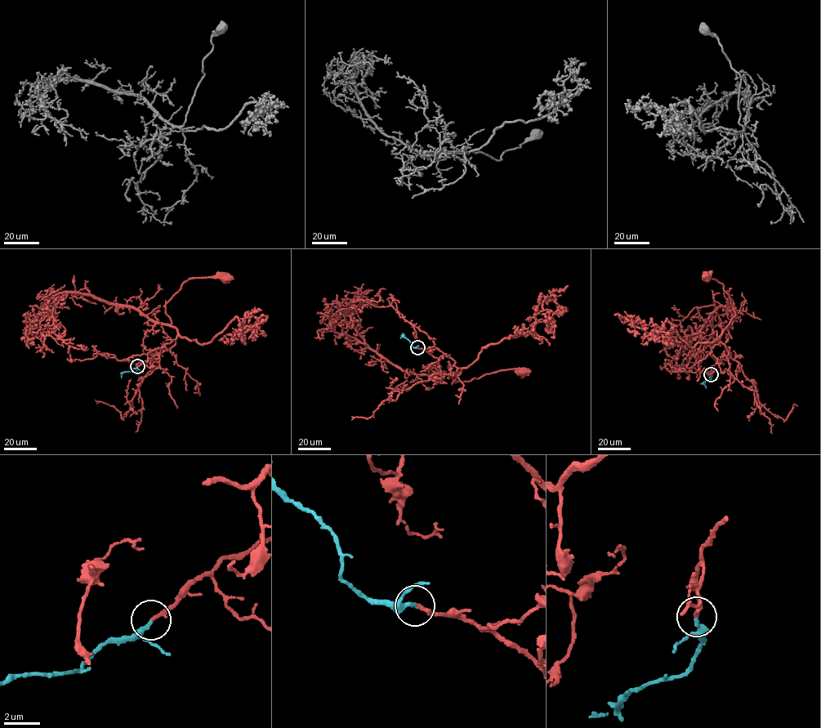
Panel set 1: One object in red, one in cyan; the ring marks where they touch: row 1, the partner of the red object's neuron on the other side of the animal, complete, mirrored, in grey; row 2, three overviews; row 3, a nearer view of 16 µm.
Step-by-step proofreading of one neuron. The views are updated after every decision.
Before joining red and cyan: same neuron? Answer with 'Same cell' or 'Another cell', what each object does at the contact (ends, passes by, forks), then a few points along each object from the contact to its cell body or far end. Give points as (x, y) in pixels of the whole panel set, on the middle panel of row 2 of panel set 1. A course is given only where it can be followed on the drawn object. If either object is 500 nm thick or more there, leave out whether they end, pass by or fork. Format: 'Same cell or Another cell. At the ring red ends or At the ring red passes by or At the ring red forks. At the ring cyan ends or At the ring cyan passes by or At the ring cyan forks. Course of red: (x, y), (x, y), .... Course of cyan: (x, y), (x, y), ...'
Same cell. At the ring red ends. At the ring cyan passes by. Course of red: (417, 348), (439, 359), (444, 355), (454, 361), (461, 370), (452, 383), (500, 370), (522, 372). Course of cyan: (417, 348), (413, 347), (403, 337), (400, 337)

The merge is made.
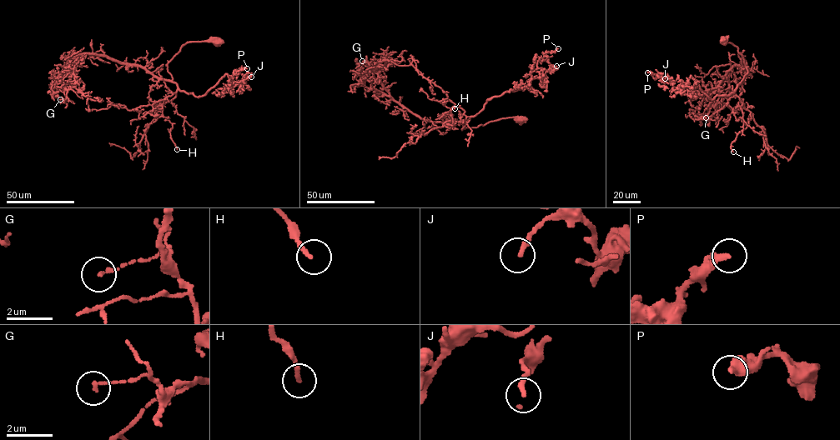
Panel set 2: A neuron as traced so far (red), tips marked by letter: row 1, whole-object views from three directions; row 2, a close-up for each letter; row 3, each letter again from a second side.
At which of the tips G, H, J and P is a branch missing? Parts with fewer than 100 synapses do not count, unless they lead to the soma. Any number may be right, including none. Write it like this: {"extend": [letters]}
{"extend": []}

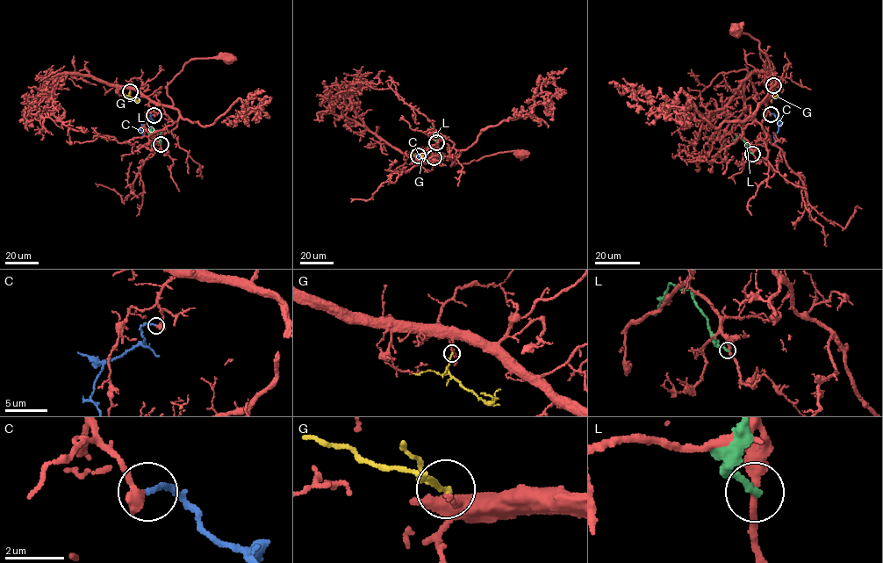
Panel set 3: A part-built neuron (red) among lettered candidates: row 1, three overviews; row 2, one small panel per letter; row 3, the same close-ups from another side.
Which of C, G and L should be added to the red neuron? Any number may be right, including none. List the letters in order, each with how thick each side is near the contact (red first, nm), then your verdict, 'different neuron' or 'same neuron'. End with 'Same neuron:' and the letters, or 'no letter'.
C: 400 nm thick on the red side, 150 nm on the other; same neuron
G: 120 nm thick on the red side, 190 nm on the other; different neuron
L: 280 nm thick on the red side, 200 nm on the other; different neuron
Same neuron: C

